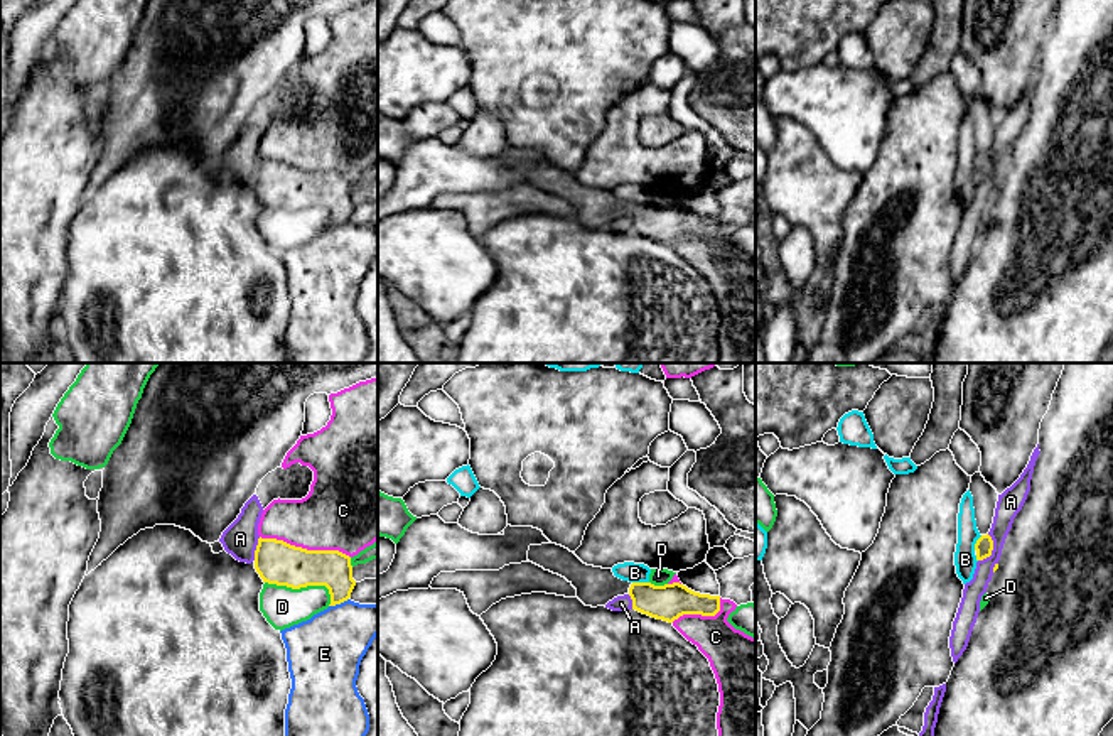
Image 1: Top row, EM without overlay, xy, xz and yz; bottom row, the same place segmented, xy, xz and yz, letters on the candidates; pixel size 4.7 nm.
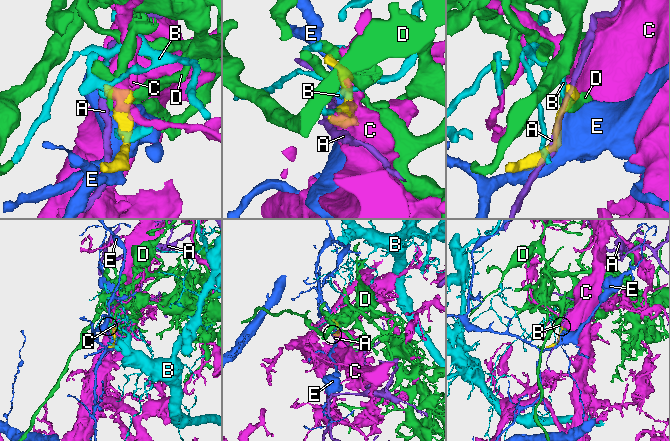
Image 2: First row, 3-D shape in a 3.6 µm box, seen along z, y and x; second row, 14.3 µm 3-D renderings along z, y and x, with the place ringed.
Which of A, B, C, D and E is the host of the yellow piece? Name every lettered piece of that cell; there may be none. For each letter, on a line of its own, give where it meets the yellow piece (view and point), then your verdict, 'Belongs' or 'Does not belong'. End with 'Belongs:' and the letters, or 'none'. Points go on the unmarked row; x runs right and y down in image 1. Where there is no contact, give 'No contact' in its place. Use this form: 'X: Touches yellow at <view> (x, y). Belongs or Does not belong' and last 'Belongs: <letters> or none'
A: Touches yellow at yz (992, 171). Does not belong
B: Touches yellow at xz (641, 205). Does not belong
C: Touches yellow at xy (306, 171). Does not belong
D: Touches yellow at xy (304, 208). Does not belong
E: Touches yellow at xy (338, 225). Does not belong
Belongs: none

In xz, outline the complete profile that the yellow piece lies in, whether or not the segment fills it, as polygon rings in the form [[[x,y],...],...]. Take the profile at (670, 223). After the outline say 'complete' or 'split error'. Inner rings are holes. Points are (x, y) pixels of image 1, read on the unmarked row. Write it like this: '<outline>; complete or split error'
[[[551,164],[530,167],[528,182],[565,199],[585,228],[605,228],[614,219],[629,216],[632,231],[668,245],[683,236],[715,238],[720,233],[720,218],[700,216],[680,204],[654,208],[622,203],[612,191],[587,187],[568,170]]]; split error

